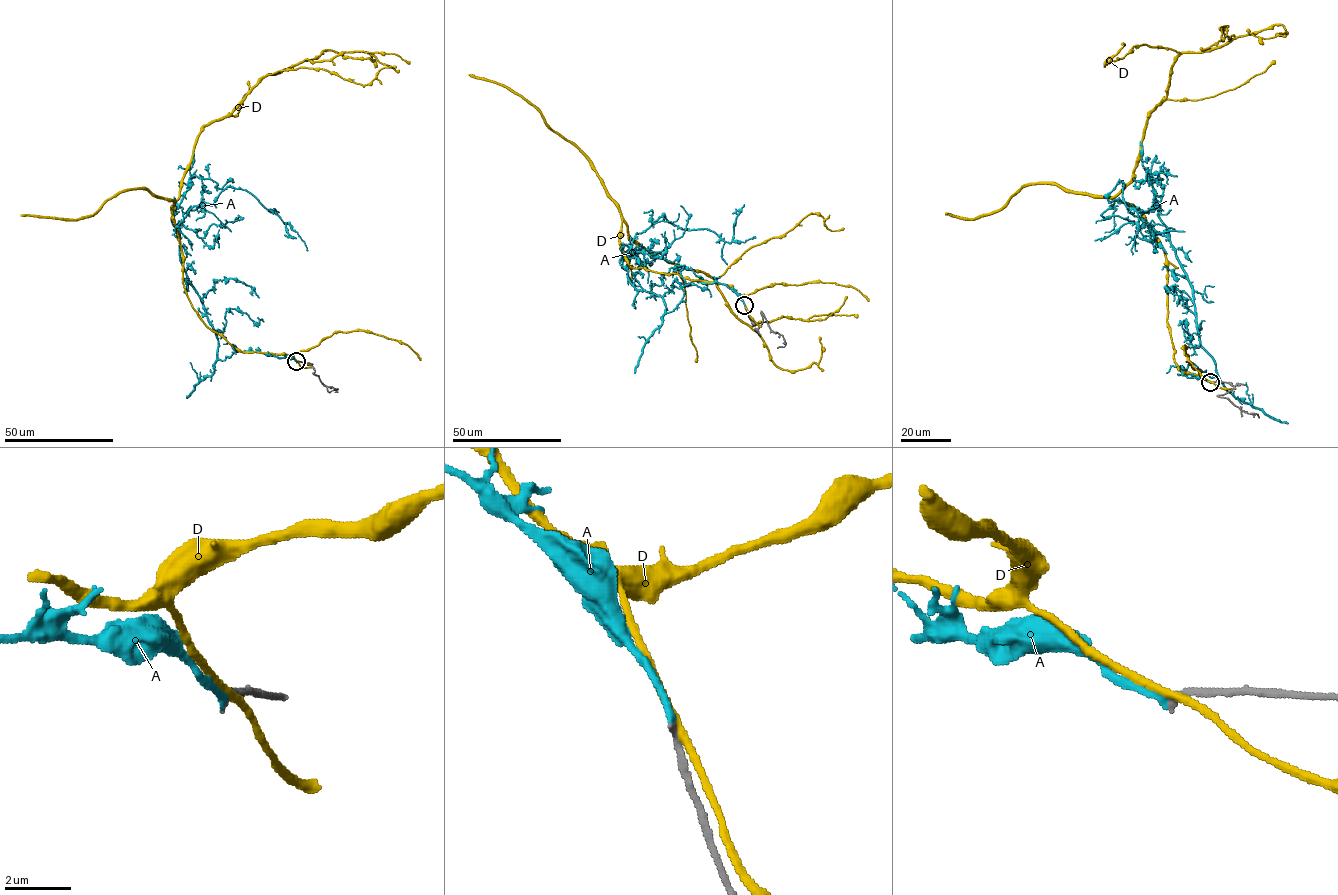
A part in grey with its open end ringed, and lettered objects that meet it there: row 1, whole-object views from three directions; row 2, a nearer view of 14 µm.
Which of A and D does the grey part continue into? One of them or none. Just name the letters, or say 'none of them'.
A

